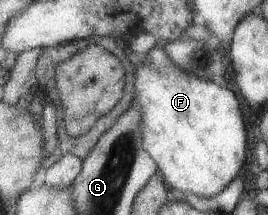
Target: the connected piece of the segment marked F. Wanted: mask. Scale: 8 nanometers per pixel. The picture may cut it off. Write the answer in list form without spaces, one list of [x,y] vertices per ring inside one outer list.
[[[152,46],[150,50],[146,50],[146,53],[140,55],[140,62],[137,67],[134,68],[134,84],[129,84],[134,86],[134,98],[132,102],[136,102],[140,106],[140,132],[142,132],[142,148],[144,152],[152,158],[152,162],[156,164],[157,175],[160,179],[168,186],[171,186],[173,189],[180,191],[180,196],[184,194],[192,194],[197,197],[211,197],[222,189],[226,188],[226,185],[229,182],[232,182],[236,176],[239,176],[243,172],[247,172],[246,163],[244,158],[246,158],[246,130],[244,130],[244,122],[242,122],[242,116],[240,115],[240,106],[238,105],[238,100],[236,96],[226,88],[220,88],[216,86],[211,81],[200,80],[192,74],[186,74],[182,72],[178,66],[172,64],[172,60],[164,54],[164,50],[158,46]]]

